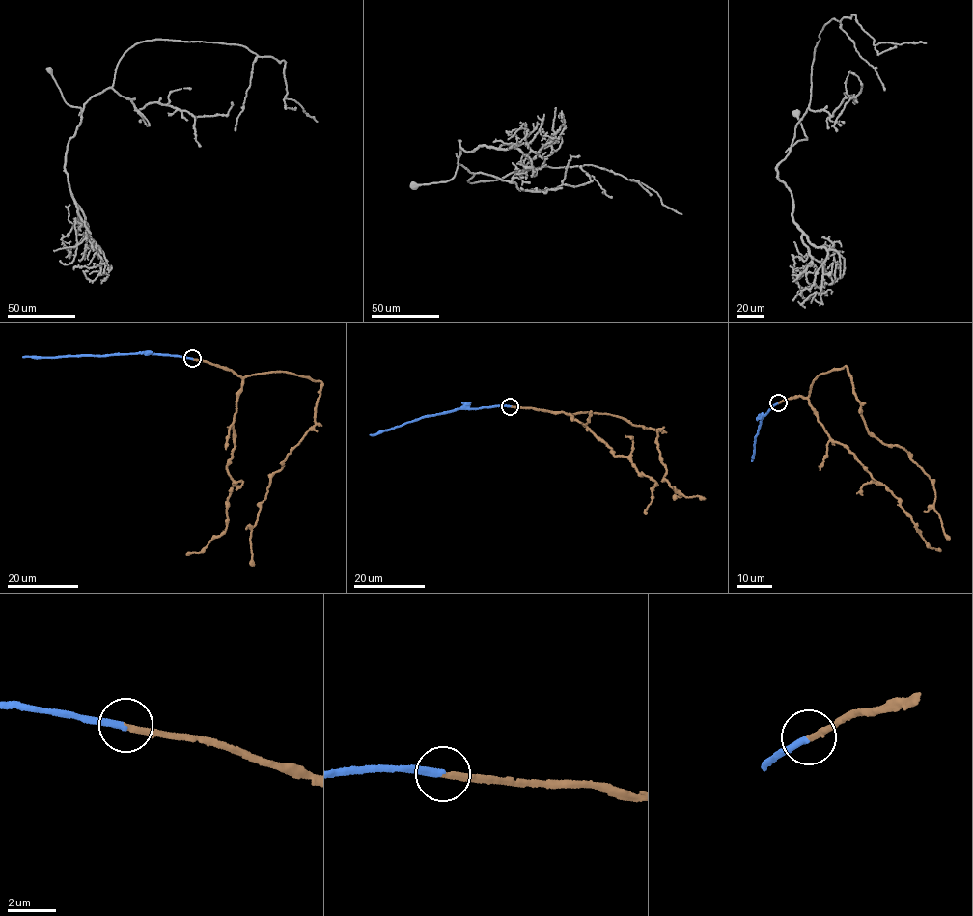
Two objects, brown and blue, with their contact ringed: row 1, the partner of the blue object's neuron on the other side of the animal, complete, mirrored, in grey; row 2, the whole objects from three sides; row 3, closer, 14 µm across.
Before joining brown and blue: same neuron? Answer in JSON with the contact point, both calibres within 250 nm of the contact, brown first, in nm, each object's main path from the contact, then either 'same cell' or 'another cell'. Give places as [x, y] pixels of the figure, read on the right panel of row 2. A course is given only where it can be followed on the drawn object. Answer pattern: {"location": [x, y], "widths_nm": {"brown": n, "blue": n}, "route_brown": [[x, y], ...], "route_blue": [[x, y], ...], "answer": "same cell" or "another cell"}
{"location": [778, 402], "widths_nm": {"brown": 280, "blue": 280}, "route_brown": [[778, 402], [806, 398], [817, 375], [847, 366], [868, 430], [906, 450], [932, 481], [933, 508], [949, 539]], "route_blue": [[778, 402], [761, 418], [752, 460]], "answer": "same cell"}

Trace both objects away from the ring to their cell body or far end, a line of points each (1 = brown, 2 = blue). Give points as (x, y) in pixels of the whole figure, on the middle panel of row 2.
1: (510, 406), (569, 415), (596, 412), (660, 430), (657, 448), (666, 469), (663, 477), (676, 496), (704, 498)
2: (510, 406), (460, 407), (424, 415), (370, 435)

